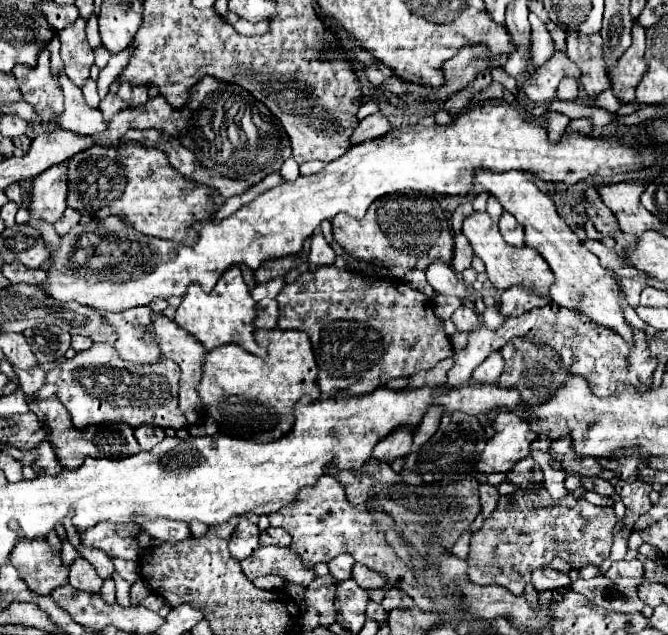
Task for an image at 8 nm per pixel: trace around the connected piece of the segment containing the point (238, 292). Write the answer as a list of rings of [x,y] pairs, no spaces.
[[[235,265],[223,273],[223,277],[217,281],[217,285],[211,293],[205,293],[199,285],[189,285],[181,305],[177,307],[175,323],[181,329],[185,329],[189,335],[195,335],[195,339],[207,351],[211,351],[219,345],[225,345],[225,343],[235,343],[253,355],[265,357],[267,351],[261,349],[253,339],[253,329],[255,329],[251,325],[253,317],[255,317],[255,301],[251,299],[249,287],[245,285],[245,281],[241,277],[241,269]]]

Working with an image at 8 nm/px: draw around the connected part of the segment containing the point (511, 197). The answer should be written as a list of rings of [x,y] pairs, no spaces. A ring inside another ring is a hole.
[[[475,169],[475,181],[481,183],[487,193],[495,195],[505,211],[517,217],[517,221],[525,229],[525,245],[537,249],[539,255],[551,267],[555,275],[555,283],[551,285],[549,297],[559,307],[575,309],[587,315],[595,325],[603,325],[619,333],[627,341],[627,345],[633,345],[633,327],[627,323],[623,315],[621,299],[625,299],[625,293],[621,291],[617,273],[601,267],[599,259],[579,243],[577,235],[557,215],[553,199],[535,185],[533,175],[527,171],[491,173],[489,169]]]

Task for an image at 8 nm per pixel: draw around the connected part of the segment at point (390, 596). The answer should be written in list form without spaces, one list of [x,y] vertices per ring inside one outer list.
[[[393,587],[393,589],[385,589],[385,597],[383,597],[381,605],[385,607],[385,611],[409,609],[409,607],[413,607],[413,601],[411,601],[411,597],[407,593]]]

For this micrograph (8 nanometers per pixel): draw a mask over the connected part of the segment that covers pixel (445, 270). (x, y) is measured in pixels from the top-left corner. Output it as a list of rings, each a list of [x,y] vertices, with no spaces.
[[[433,261],[427,267],[427,281],[441,295],[455,295],[455,297],[465,295],[463,283],[459,281],[459,277],[451,269],[451,265],[447,265],[445,261]]]

